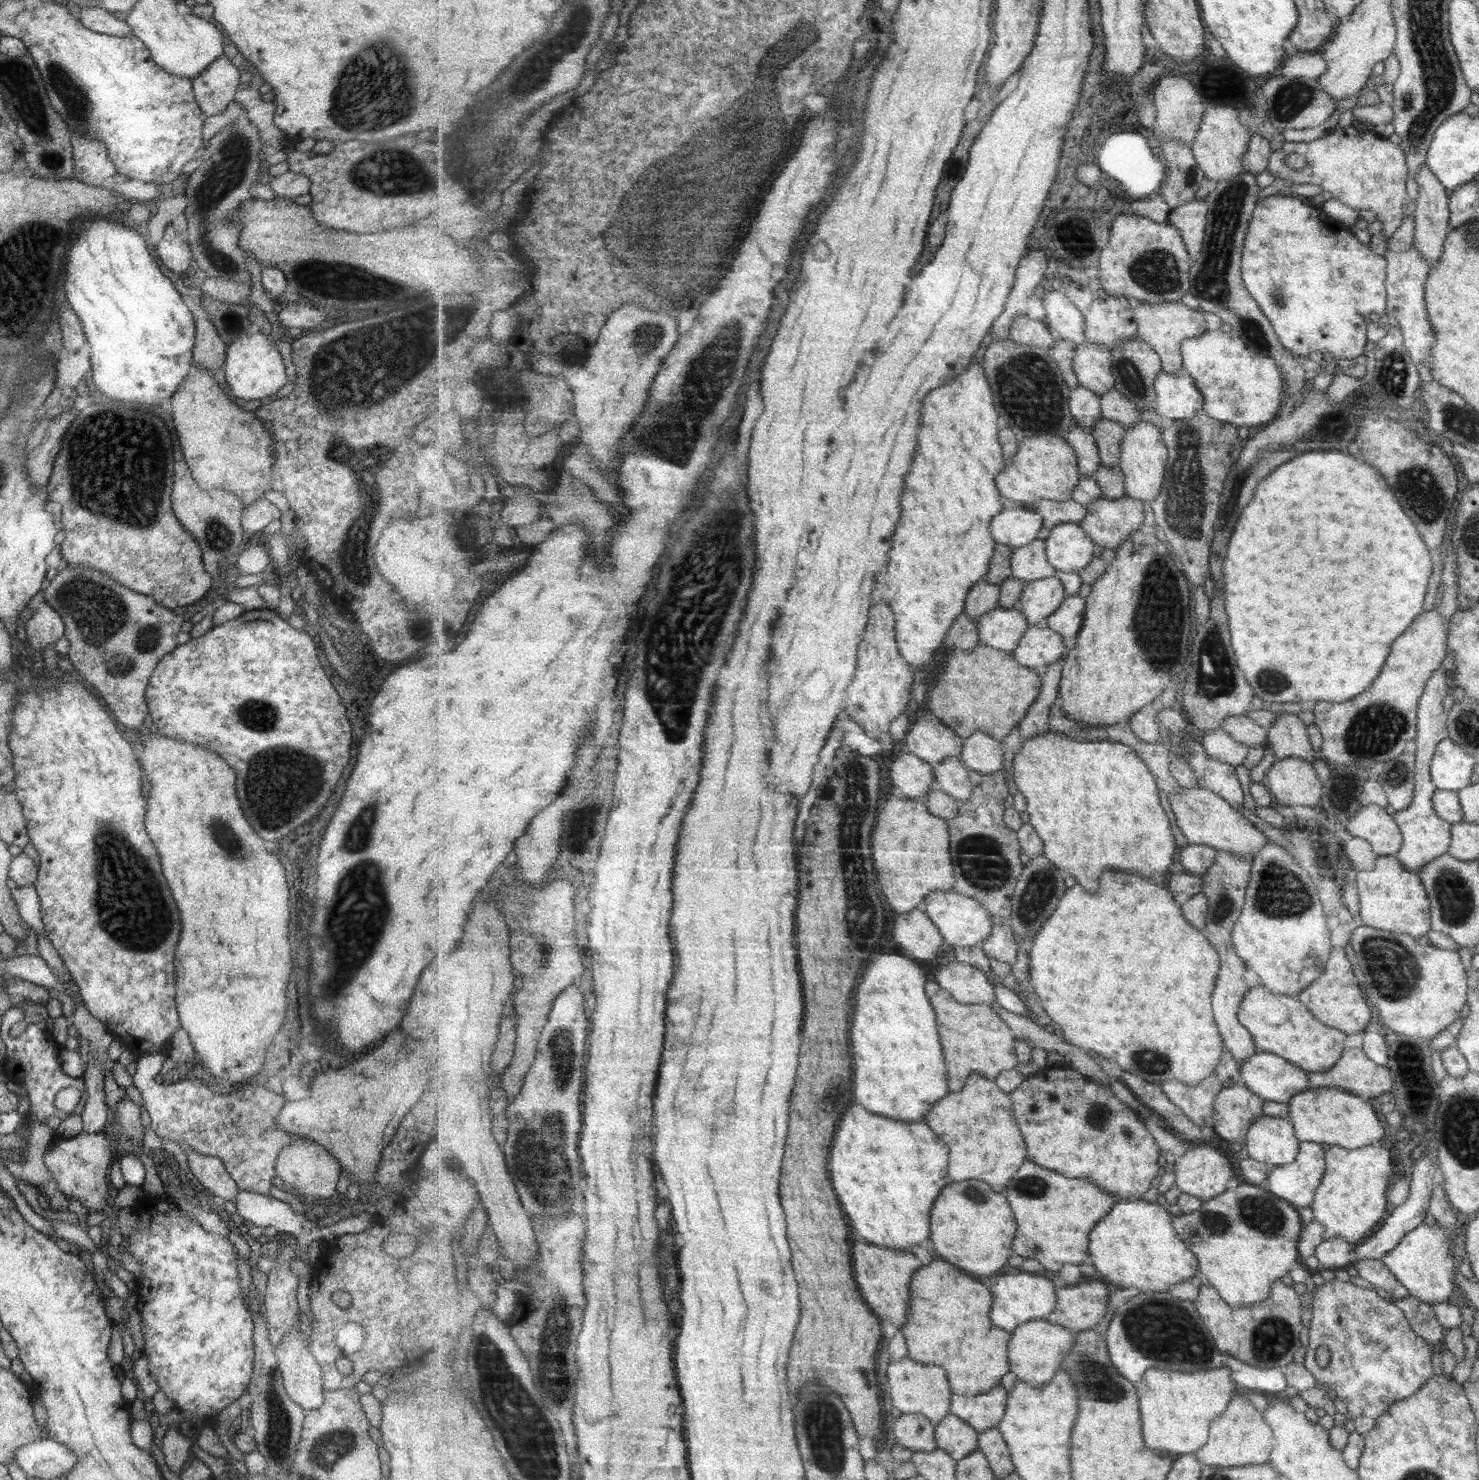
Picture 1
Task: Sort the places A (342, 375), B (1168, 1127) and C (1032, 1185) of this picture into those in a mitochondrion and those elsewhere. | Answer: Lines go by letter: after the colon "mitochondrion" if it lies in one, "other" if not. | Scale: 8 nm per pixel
A: mitochondrion
B: other
C: mitochondrion

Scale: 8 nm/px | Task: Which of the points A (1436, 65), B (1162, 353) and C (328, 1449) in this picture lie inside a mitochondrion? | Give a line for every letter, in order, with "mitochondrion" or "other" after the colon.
A: mitochondrion
B: other
C: mitochondrion

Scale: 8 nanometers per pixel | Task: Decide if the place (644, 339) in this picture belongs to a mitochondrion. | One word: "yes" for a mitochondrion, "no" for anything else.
yes

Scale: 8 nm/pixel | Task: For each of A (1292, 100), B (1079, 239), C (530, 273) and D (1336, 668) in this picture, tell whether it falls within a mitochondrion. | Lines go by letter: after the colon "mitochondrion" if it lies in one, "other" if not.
A: mitochondrion
B: other
C: other
D: other

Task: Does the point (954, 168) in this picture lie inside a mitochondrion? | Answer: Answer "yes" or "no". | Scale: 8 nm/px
no

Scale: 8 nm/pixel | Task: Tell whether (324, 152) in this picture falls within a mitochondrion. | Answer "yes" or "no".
no

